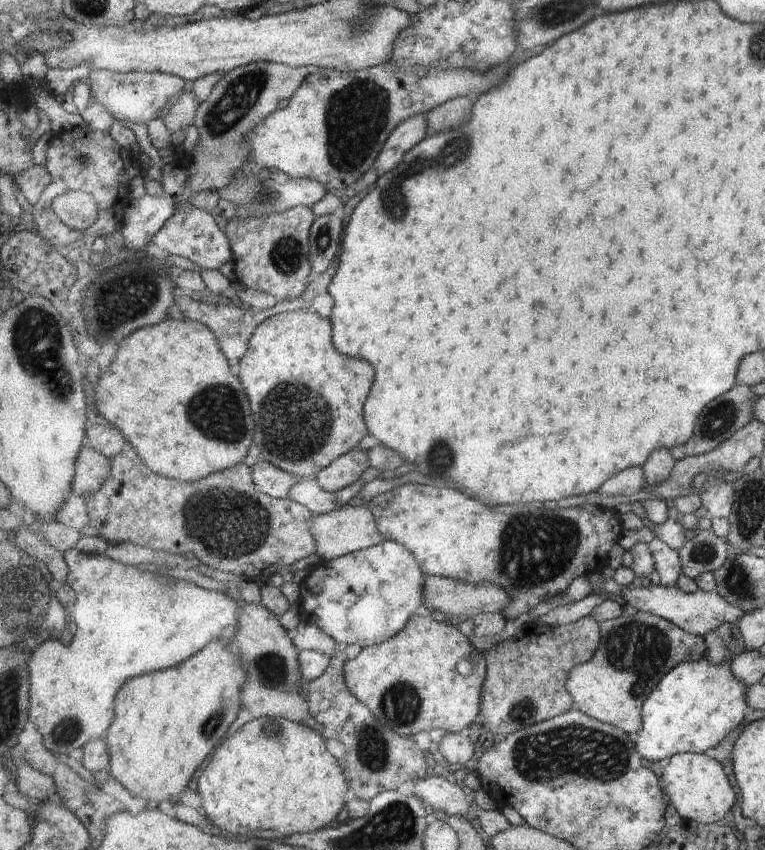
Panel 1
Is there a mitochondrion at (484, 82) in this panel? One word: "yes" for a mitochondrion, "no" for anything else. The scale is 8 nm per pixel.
no

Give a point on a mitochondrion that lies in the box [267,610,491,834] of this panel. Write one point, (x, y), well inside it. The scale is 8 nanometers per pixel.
(400, 704)

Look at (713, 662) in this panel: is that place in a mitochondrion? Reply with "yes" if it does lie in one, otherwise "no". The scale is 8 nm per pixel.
no

